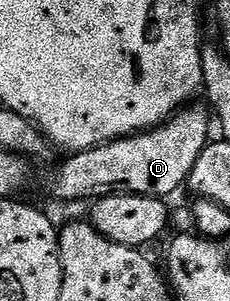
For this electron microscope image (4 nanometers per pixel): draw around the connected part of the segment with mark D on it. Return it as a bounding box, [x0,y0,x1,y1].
[51,106,212,201]

